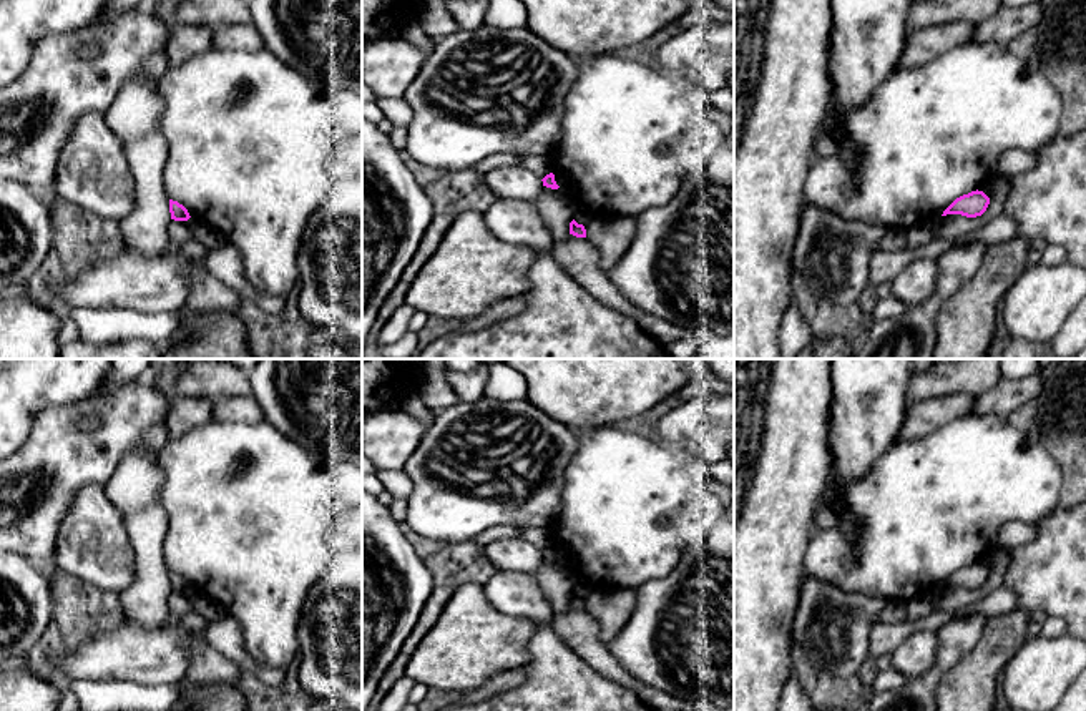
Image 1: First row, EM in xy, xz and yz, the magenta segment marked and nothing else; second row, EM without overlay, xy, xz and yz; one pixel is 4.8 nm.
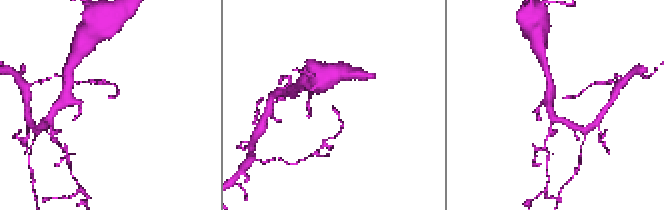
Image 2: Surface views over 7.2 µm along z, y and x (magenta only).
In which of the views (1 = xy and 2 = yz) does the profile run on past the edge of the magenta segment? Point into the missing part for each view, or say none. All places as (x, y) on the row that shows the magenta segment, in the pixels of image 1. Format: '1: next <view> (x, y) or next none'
1: next none
2: next none

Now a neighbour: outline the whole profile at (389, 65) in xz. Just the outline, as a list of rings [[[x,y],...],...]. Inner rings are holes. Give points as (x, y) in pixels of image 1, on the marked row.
[[[399,37],[380,38],[362,50],[362,83],[377,100],[404,98],[427,51]]]

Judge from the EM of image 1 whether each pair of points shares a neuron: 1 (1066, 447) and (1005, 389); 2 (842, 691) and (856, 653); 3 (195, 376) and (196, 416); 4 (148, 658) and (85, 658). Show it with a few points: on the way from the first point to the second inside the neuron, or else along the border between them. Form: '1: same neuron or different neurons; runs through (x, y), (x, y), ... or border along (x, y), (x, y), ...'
1: different neurons; border along (1041, 376), (1041, 391), (1018, 406), (1008, 417)
2: different neurons; border along (811, 661), (836, 676), (856, 675)
3: same neuron; runs through (196, 386), (196, 406)
4: same neuron; runs through (133, 658), (100, 658)

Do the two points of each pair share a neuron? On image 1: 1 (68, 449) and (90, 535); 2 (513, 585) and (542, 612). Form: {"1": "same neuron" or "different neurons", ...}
{"1": "different neurons", "2": "same neuron"}

